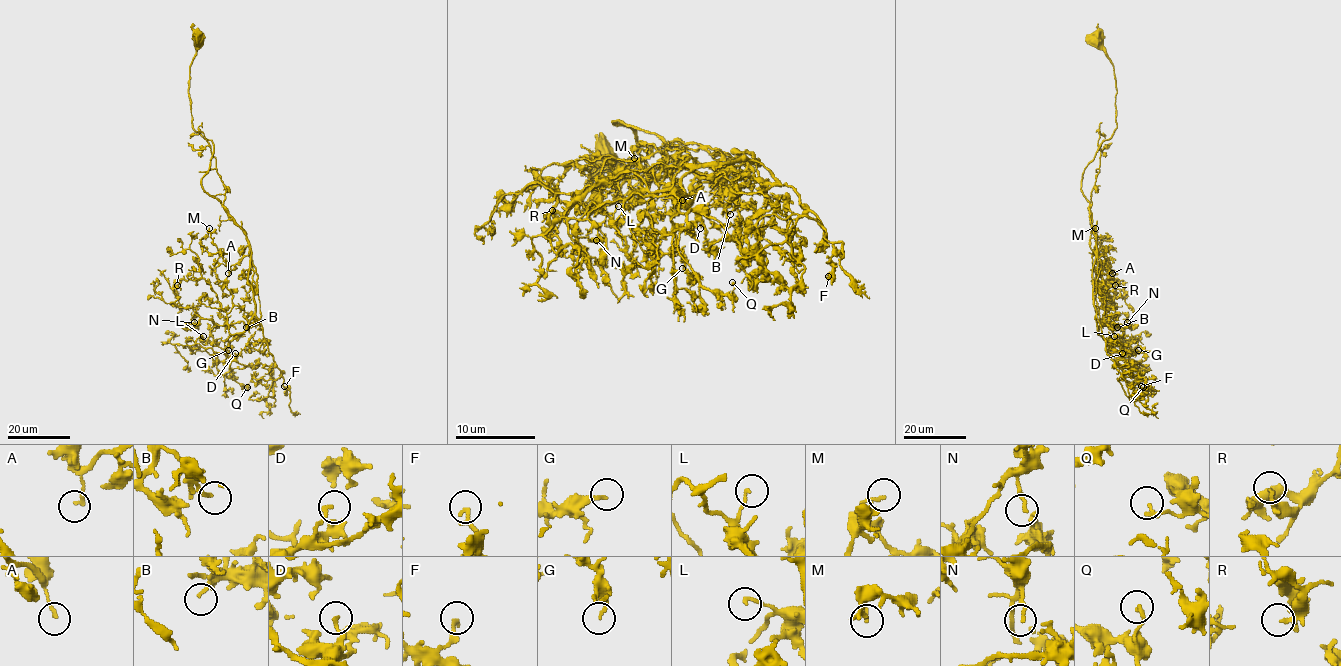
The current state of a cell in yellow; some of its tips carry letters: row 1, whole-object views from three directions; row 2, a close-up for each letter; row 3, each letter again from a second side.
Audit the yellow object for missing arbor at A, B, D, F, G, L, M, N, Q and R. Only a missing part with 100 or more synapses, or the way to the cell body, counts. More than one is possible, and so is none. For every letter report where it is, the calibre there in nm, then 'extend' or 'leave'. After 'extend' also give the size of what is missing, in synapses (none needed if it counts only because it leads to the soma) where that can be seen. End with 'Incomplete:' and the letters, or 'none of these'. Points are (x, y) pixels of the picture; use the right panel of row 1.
A: at (1112, 273); 170 nm thick; leave
B: at (1117, 327); 160 nm thick; leave
D: at (1122, 353); 150 nm thick; leave
F: at (1141, 386); 200 nm thick; leave
G: at (1138, 350); 200 nm thick; leave
L: at (1114, 336); 150 nm thick; leave
M: at (1095, 228); 130 nm thick; leave
N: at (1127, 322); 110 nm thick; leave
Q: at (1143, 387); 190 nm thick; leave
R: at (1115, 285); 200 nm thick; leave
Incomplete: none of these

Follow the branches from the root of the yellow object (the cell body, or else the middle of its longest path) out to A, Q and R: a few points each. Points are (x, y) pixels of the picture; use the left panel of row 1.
A: (197, 38), (189, 67), (192, 126), (213, 143), (201, 187), (227, 210), (250, 252), (228, 273)
Q: (197, 38), (192, 126), (213, 143), (201, 187), (249, 249), (255, 315), (225, 350), (226, 376), (247, 387)
R: (197, 38), (192, 126), (213, 143), (201, 187), (247, 239), (255, 315), (231, 334), (203, 278), (177, 285)

